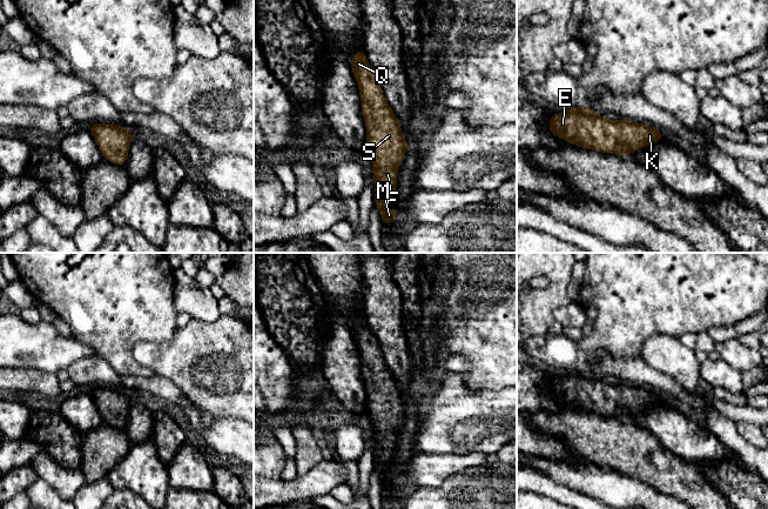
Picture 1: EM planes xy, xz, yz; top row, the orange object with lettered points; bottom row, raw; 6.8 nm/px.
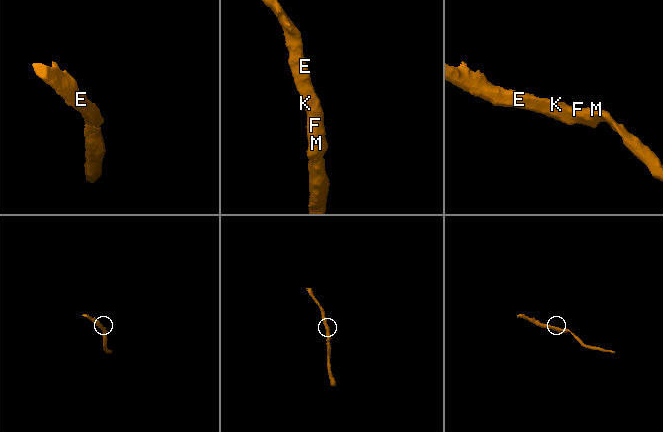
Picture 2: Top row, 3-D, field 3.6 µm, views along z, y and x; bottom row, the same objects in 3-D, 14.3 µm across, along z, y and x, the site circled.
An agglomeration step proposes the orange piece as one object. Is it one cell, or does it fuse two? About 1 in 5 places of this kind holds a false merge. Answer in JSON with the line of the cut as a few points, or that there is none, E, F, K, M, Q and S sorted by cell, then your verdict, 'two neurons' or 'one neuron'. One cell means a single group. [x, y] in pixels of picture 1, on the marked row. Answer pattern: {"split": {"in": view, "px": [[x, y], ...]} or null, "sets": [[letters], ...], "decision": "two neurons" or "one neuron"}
{"split": null, "sets": [["E", "F", "K", "M", "Q", "S"]], "decision": "one neuron"}

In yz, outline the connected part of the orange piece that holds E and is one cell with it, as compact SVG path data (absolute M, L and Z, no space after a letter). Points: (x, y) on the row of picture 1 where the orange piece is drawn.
M586 106L551 113L548 130L578 147L621 156L665 140L655 127L622 119L608 120Z

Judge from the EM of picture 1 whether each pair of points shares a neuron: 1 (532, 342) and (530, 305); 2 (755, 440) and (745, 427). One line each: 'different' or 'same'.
1: different
2: same

